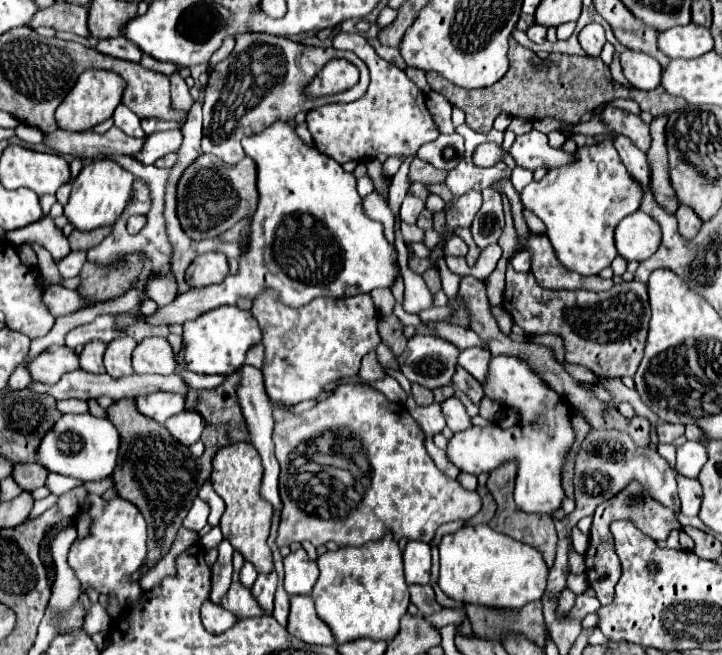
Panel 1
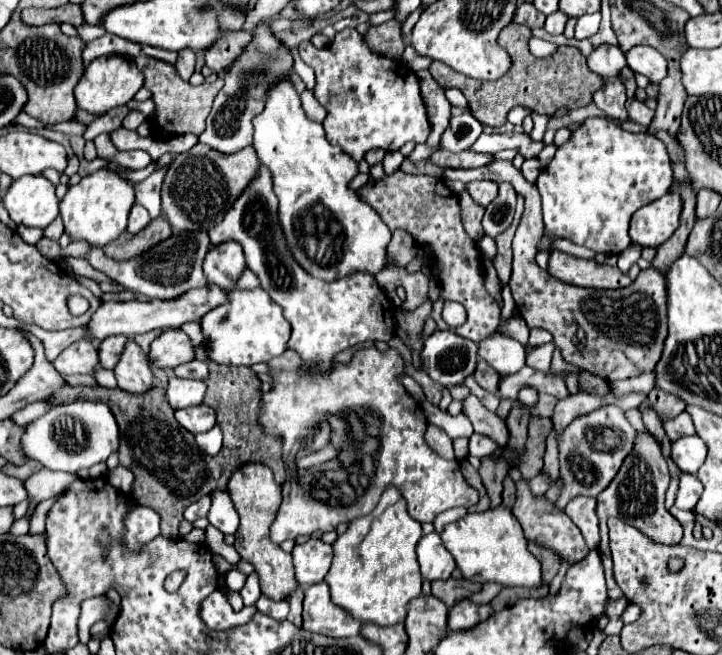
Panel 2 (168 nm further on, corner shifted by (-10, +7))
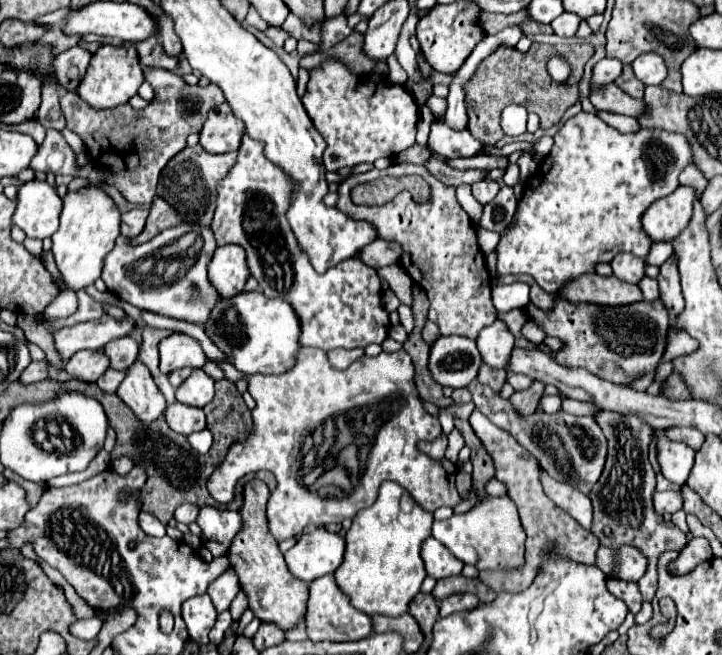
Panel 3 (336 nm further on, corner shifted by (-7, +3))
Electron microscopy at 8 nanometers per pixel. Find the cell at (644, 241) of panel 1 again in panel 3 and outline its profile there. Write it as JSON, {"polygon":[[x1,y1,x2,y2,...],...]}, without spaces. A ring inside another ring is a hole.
{"polygon":[[678,187,672,195,652,203,652,207,644,213,644,231,652,237,652,241,672,241,690,223,696,199,698,195,694,187]]}

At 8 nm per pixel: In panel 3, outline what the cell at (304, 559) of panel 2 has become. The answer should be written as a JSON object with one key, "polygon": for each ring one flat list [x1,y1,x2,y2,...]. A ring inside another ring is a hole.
{"polygon":[[326,529,302,533,298,543,286,551,284,557,290,573,310,583,338,569,344,557,344,539]]}

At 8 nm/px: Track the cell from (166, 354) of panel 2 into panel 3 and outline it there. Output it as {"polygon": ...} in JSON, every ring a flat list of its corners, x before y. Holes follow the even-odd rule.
{"polygon":[[172,333,160,341,160,369,168,375,170,371,192,367,200,369,206,363,204,351,196,339,184,333]]}

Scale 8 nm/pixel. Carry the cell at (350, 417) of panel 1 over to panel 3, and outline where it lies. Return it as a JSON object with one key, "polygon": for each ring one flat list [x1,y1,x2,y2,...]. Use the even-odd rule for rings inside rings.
{"polygon":[[304,347,304,349,300,351,300,361,298,361,298,365,294,365,292,371,284,373,284,377,260,377,260,375,250,377,250,381,248,381,248,391,250,391,250,395,252,395,254,401,256,401,256,407,252,409,254,431,252,431,252,435,250,435,246,441,234,443,234,445,228,449,224,461,222,461,222,463,216,467,216,471,208,477,208,483,206,483,206,485,208,485,208,493,210,493,216,501,220,501,220,503,230,503,230,501,234,499,236,483,238,483,246,473,254,473,254,471,260,471,260,469,272,471,274,477,276,477,276,481,278,481,278,485,276,485,276,489,270,493,270,499,268,499,268,523,270,523,270,533,274,535,276,541,284,541,284,539,290,539,290,537,298,537,306,525,320,525,320,523,322,523,322,525,328,525,328,523,342,523,346,517,352,519,360,509,370,507,370,505,376,501,378,489,380,489,380,483,382,483,382,481,396,481,398,485,402,485,404,489,408,489,408,493,412,495,412,499,414,499,422,509,426,509,426,511,430,511,430,513,436,511,436,509,442,507,442,505,454,507,454,505,460,501,460,495,455,486,457,466,445,458,440,461,430,459,428,455,422,455,422,453,418,451,418,447,416,447,418,441,422,441,422,439,428,441,428,439,440,437,440,431,442,431,442,429,440,429,438,419,434,419,432,415,426,413,426,409,424,409,424,405,422,405,422,399,418,397,418,389,416,389,416,385,414,385,414,365,412,365,410,355,408,355,404,349,402,349,402,351,396,351,396,353,380,353,378,357,366,357,366,355,364,355,364,357,360,357,358,361,354,361,348,369,336,371,336,369,330,367,328,357,326,357,326,353,324,353,322,349]]}

